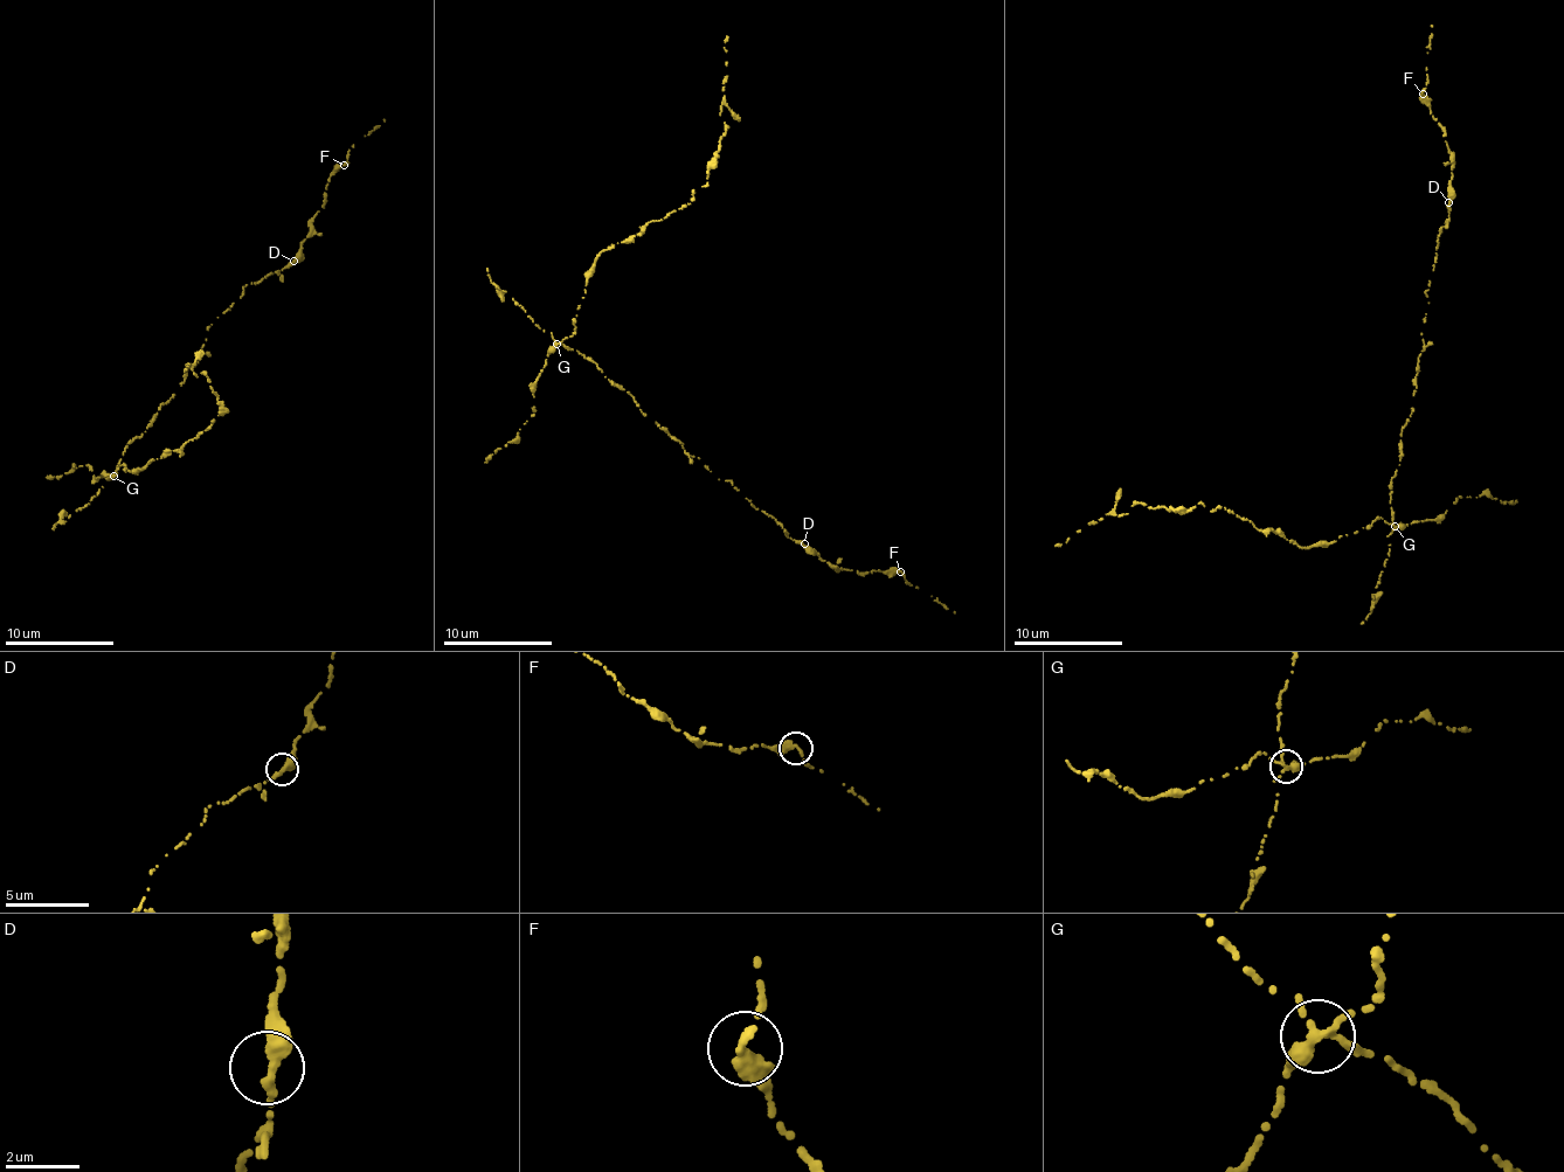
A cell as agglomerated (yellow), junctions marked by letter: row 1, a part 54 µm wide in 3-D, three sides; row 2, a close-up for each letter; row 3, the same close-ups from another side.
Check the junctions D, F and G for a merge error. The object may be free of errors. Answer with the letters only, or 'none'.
G

